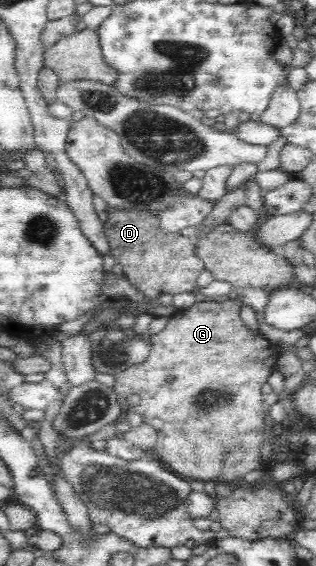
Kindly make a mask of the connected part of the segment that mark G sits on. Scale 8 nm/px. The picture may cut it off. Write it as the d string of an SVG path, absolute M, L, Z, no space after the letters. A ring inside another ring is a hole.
M227 298L219 301L195 301L188 309L185 309L184 313L169 317L165 328L151 336L151 353L144 363L132 365L132 367L124 369L124 371L119 372L115 376L115 383L112 388L118 396L120 405L124 405L124 411L126 411L126 413L138 413L138 415L141 415L142 421L146 422L150 427L153 427L158 433L156 443L150 450L152 457L157 459L162 464L162 467L165 467L169 472L174 472L177 476L185 480L198 480L202 482L213 481L216 484L226 483L231 485L238 480L242 481L244 475L249 471L259 469L260 462L263 460L260 455L260 445L262 445L264 441L265 416L265 408L262 402L262 387L264 387L264 383L267 382L268 377L273 371L274 364L278 363L280 351L278 351L273 342L268 340L261 333L252 332L252 330L244 326L240 318L240 308L242 305L243 303L238 299L230 300ZM134 393L140 397L140 401L138 401L136 405L126 403L128 397L134 395Z

